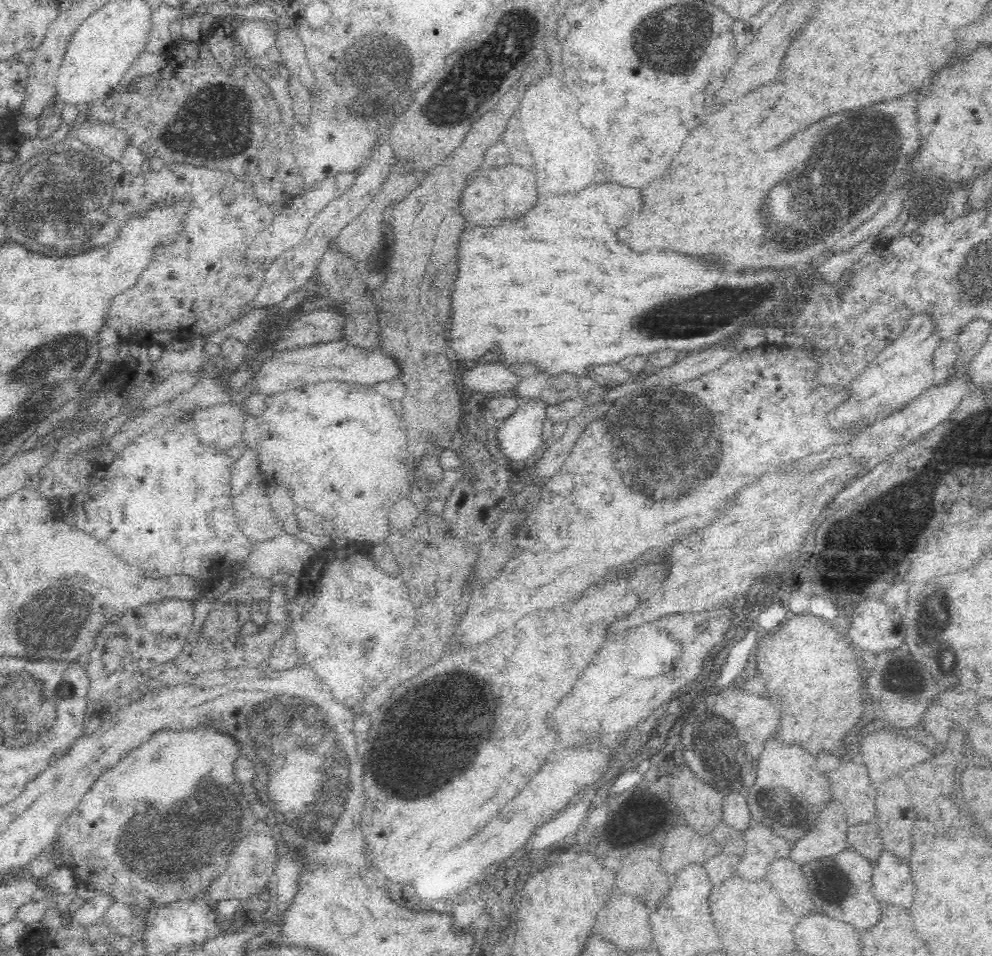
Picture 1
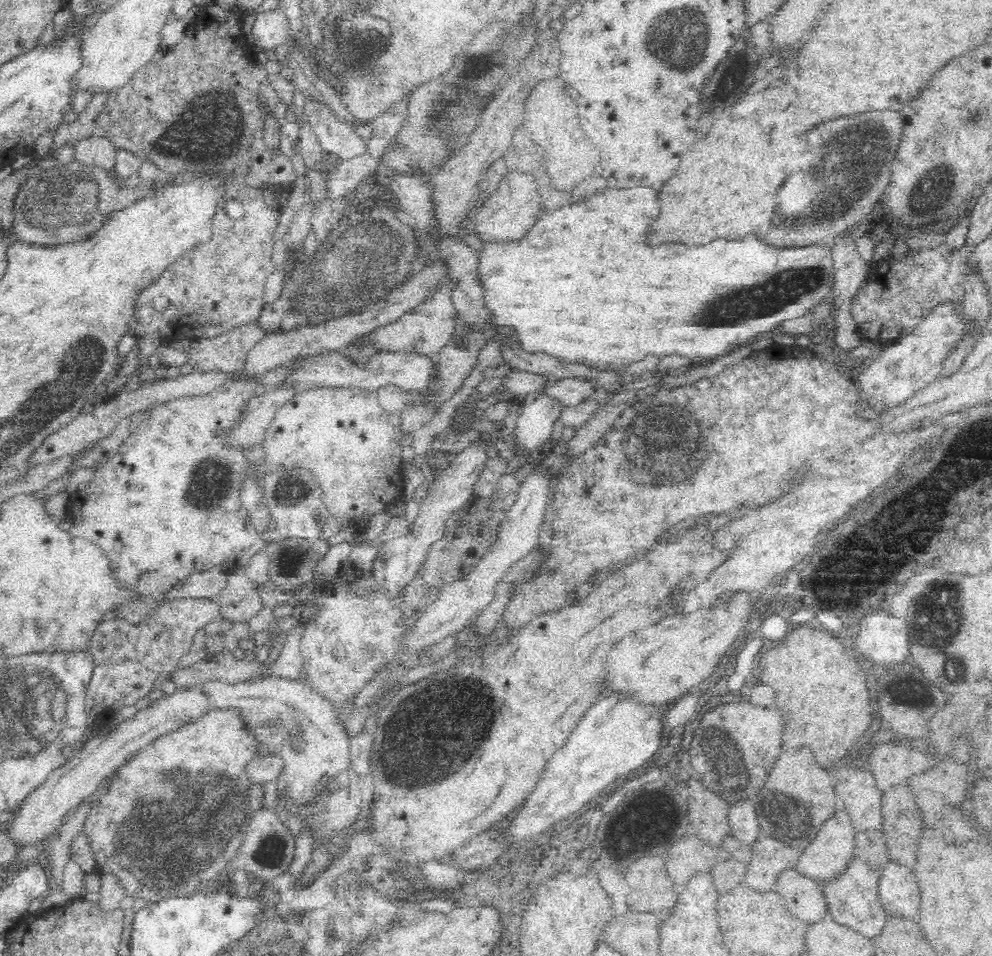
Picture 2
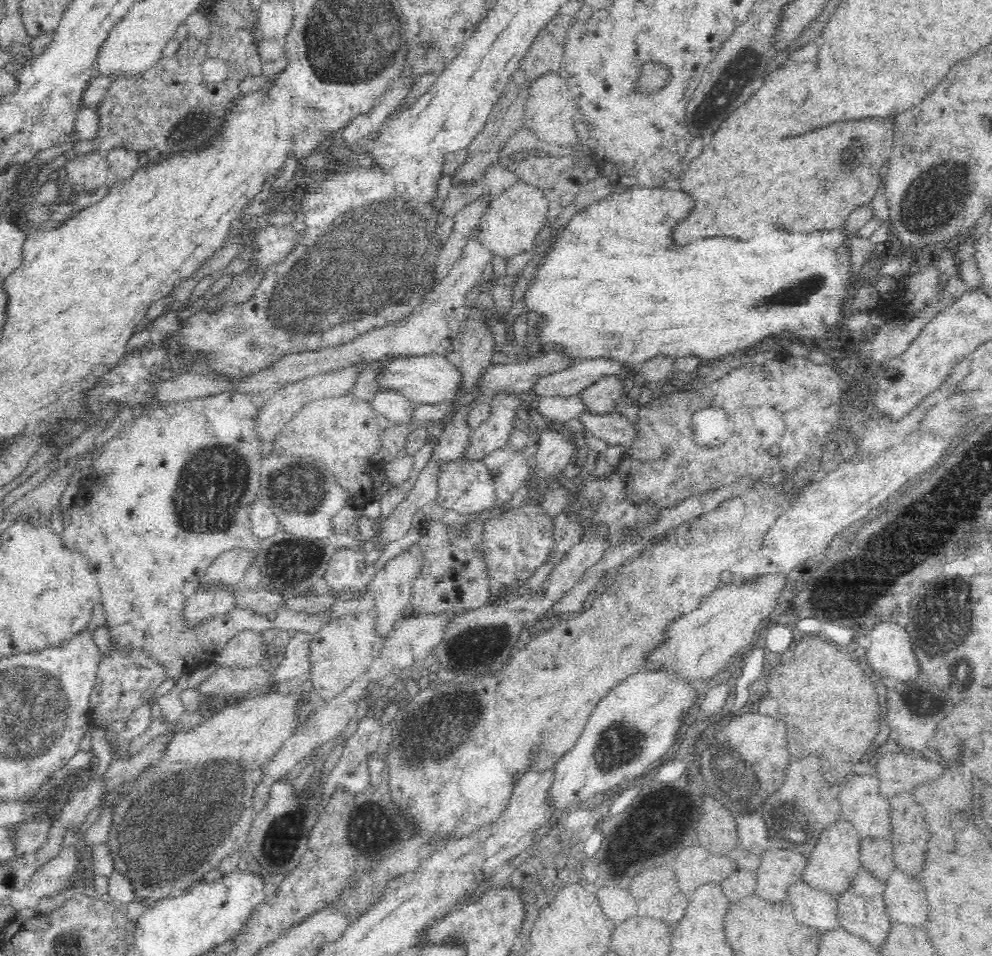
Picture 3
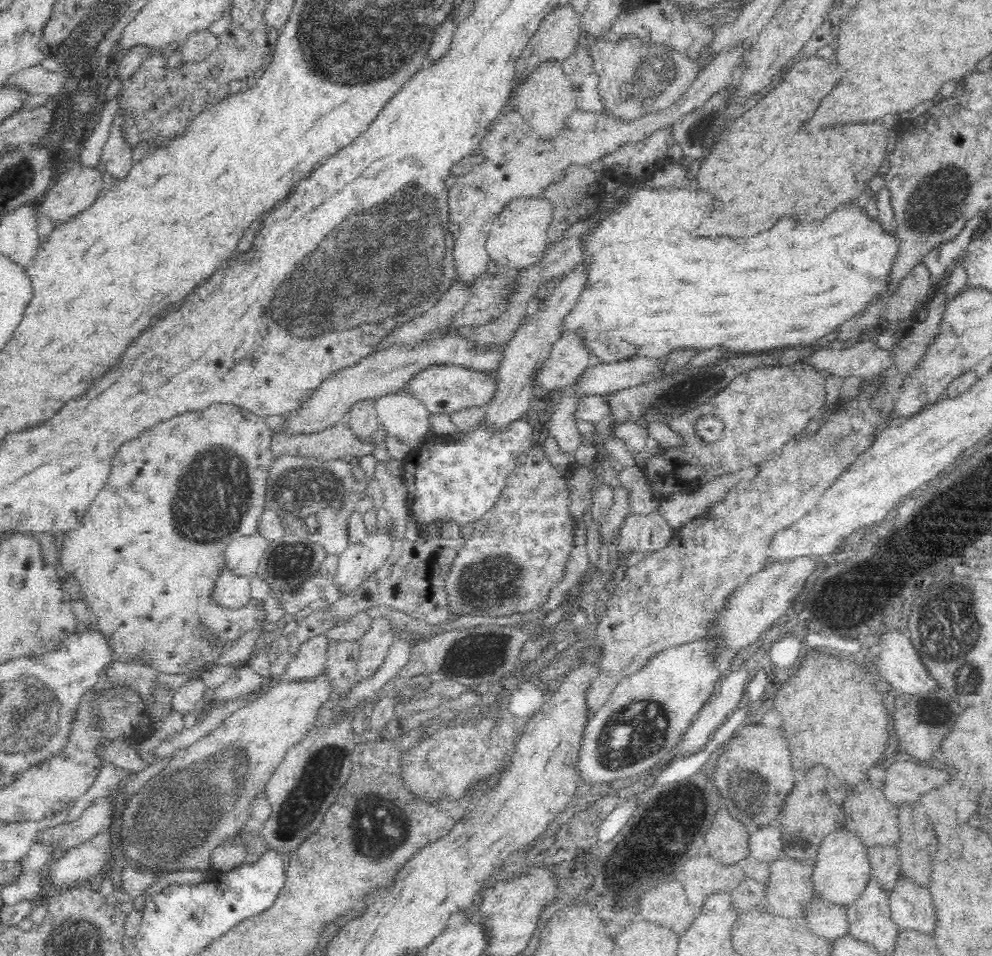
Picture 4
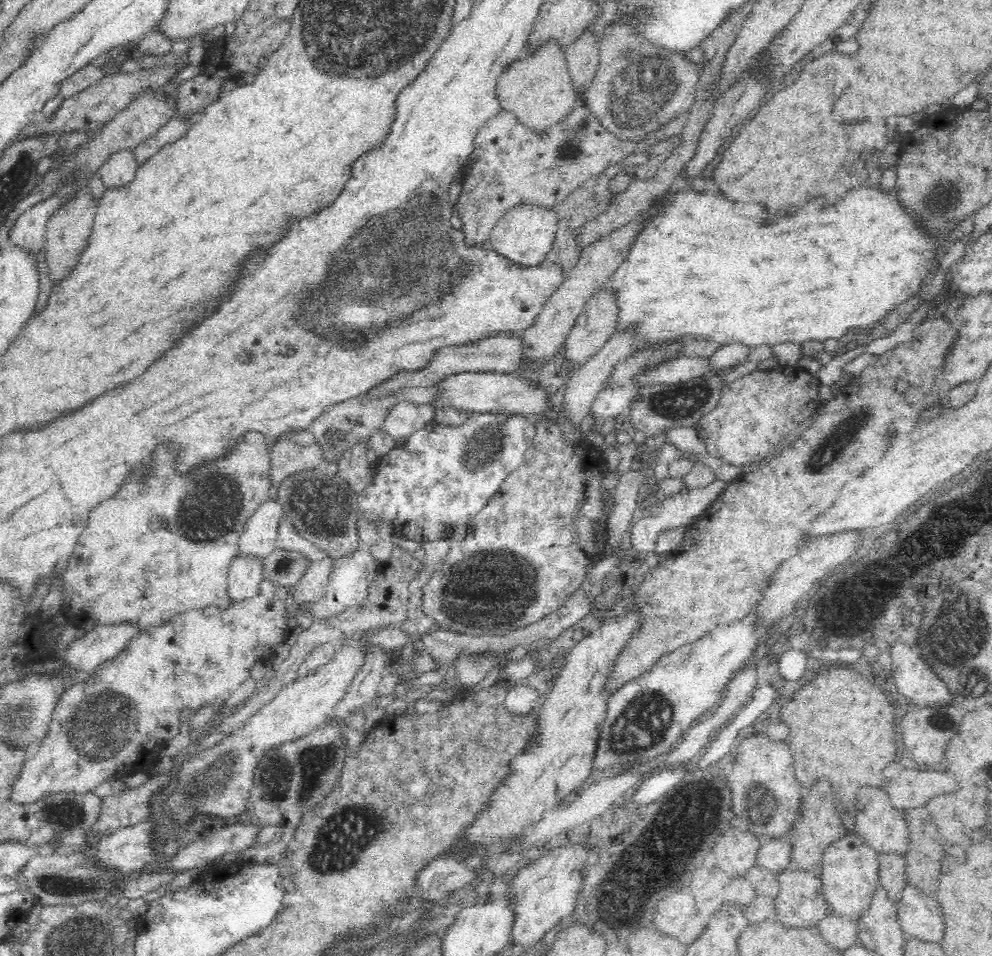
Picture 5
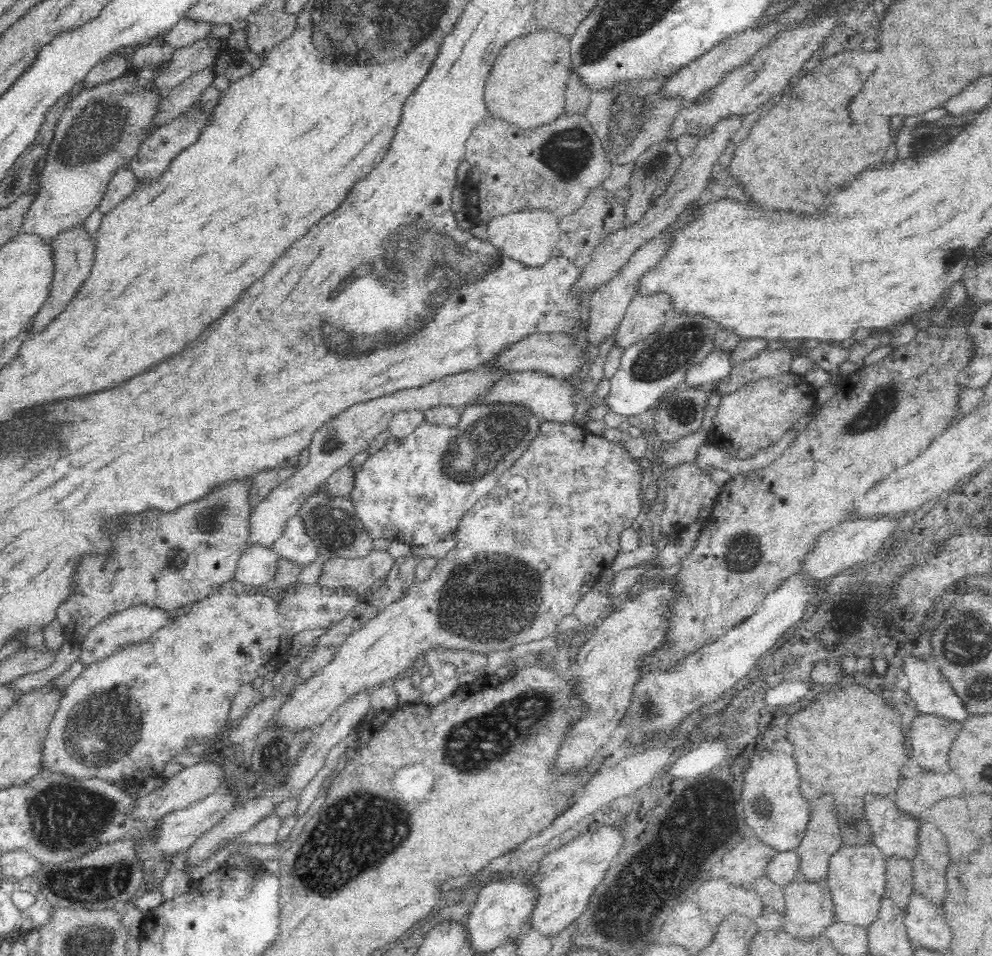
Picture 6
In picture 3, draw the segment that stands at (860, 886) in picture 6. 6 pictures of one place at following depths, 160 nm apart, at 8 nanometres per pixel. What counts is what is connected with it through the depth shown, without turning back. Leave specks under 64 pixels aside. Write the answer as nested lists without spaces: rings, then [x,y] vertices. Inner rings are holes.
[[[836,820],[834,824],[826,826],[822,830],[814,850],[808,856],[808,864],[804,868],[804,880],[814,888],[824,888],[824,890],[828,890],[829,894],[832,892],[834,896],[841,893],[844,888],[848,888],[851,880],[855,878],[854,872],[856,872],[856,866],[858,866],[856,842],[858,842],[858,834],[856,834],[856,828],[850,822]]]

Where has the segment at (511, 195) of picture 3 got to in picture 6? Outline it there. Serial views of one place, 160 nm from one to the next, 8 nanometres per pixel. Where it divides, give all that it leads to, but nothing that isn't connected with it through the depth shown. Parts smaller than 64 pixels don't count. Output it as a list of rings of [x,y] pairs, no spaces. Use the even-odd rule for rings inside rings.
[[[527,208],[522,212],[512,212],[494,218],[488,224],[489,241],[504,256],[516,260],[525,266],[538,267],[548,262],[552,257],[552,250],[558,242],[558,218],[550,212]]]

